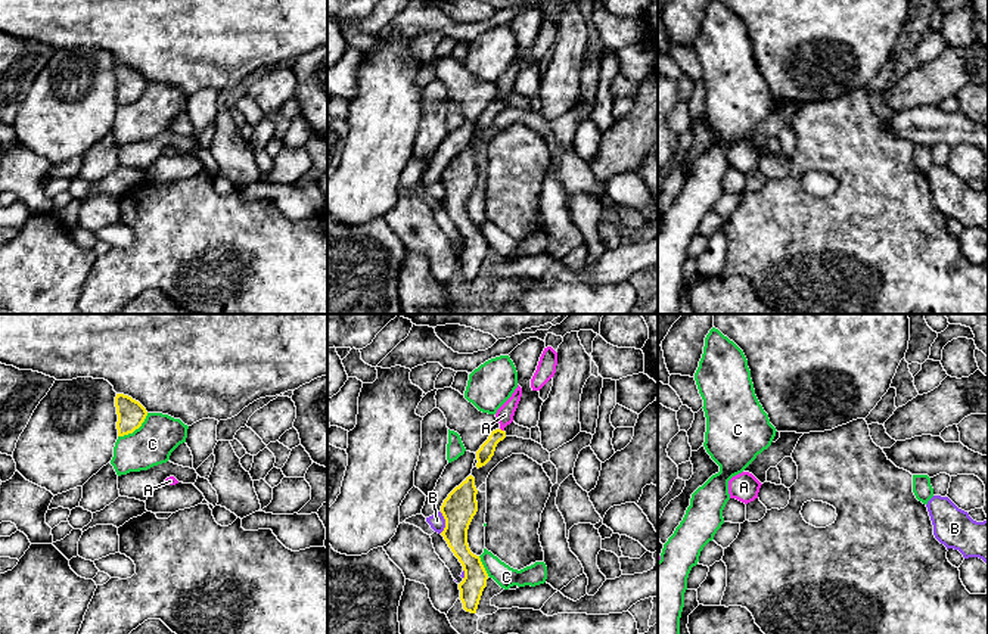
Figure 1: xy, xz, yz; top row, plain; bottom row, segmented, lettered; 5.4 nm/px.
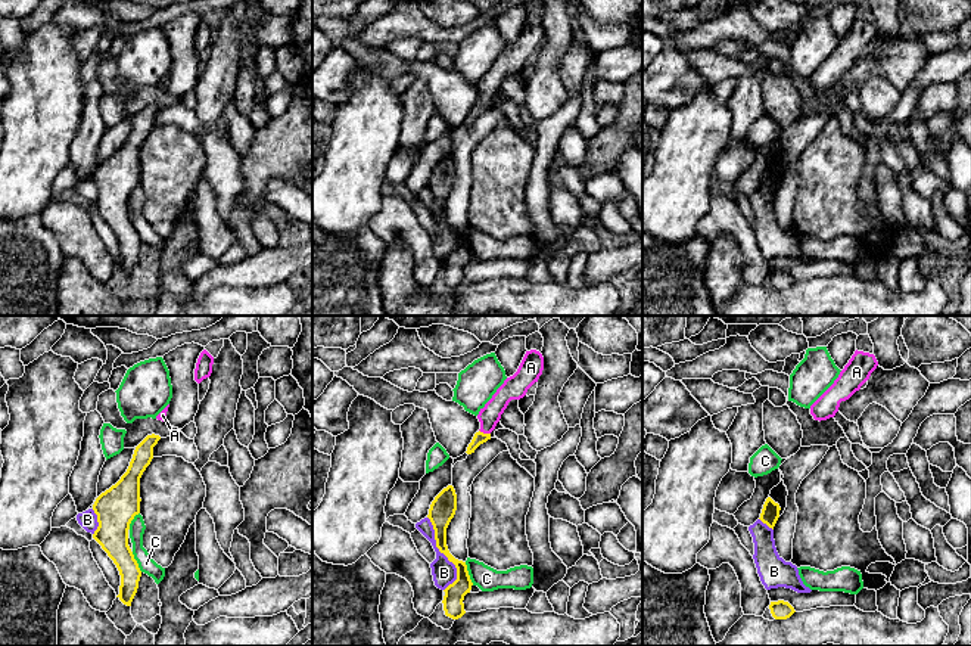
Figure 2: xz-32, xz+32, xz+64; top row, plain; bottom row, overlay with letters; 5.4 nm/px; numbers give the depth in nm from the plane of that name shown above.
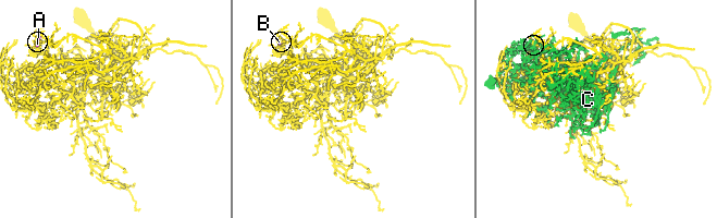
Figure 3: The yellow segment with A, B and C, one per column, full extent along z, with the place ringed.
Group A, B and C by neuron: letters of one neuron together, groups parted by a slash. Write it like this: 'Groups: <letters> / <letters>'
Groups: A / B / C

